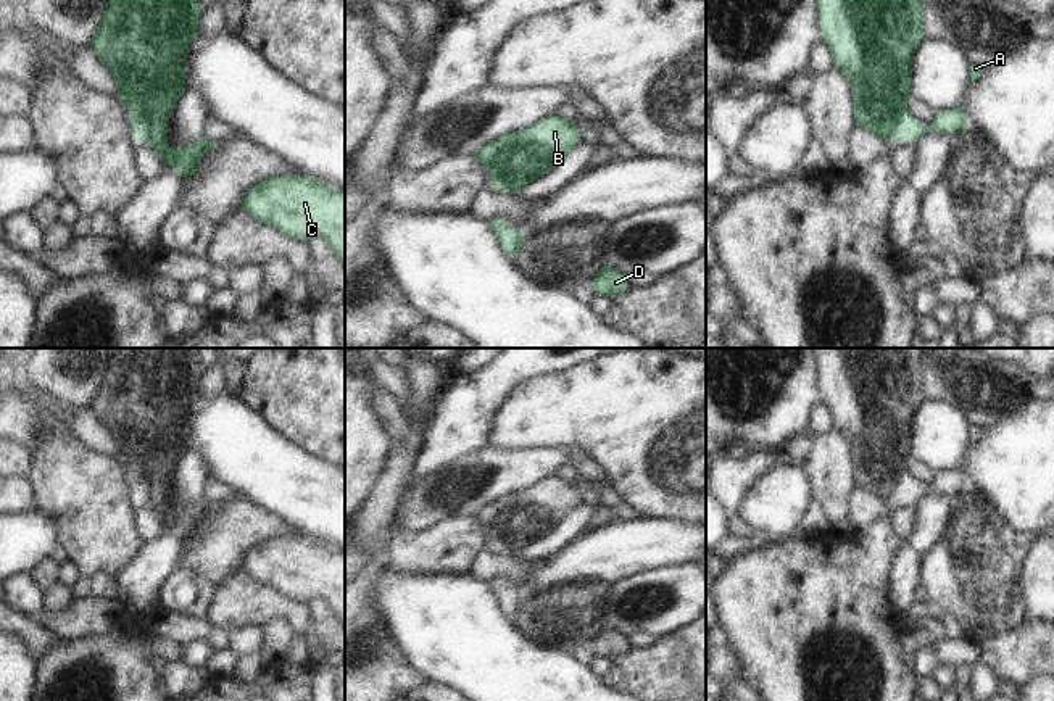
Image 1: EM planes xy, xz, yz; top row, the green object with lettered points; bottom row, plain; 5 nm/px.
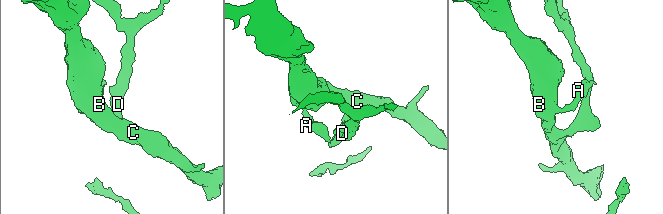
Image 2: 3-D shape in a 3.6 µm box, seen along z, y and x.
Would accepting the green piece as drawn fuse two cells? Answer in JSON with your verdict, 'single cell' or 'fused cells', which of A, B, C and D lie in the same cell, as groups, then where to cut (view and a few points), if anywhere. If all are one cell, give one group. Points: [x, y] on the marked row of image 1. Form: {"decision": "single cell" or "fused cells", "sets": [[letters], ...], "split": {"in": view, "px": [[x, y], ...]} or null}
{"decision": "fused cells", "sets": [["A"], ["B", "C", "D"]], "split": {"in": "xy", "px": [[131, 108], [145, 123], [145, 139]]}}

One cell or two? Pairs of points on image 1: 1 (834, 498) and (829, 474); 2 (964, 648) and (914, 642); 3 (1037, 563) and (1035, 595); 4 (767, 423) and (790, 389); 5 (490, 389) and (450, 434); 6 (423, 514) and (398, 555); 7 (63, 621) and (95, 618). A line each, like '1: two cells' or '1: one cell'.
1: one cell
2: two cells
3: one cell
4: one cell
5: one cell
6: two cells
7: one cell

